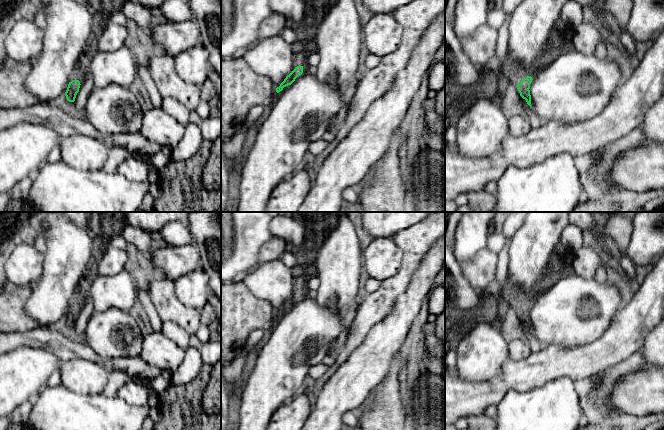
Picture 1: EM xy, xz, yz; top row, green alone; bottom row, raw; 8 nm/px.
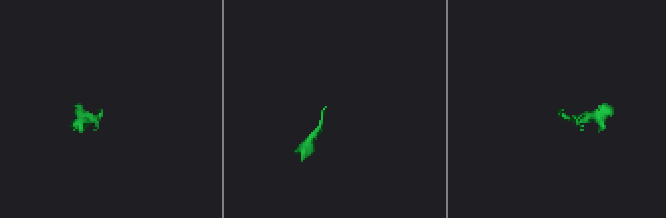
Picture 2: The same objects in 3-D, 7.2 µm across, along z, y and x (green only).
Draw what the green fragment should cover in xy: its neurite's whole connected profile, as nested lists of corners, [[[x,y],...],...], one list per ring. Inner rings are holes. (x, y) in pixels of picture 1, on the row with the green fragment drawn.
[[[93,15],[93,24],[86,44],[78,57],[78,61],[71,72],[68,80],[69,84],[65,92],[66,99],[74,102],[81,84],[84,82],[87,73],[90,70],[92,58],[98,51],[98,41],[102,35],[104,24],[99,22],[98,16]]]

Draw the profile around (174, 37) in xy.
[[[193,17],[183,22],[152,25],[149,32],[153,43],[172,57],[201,44],[200,31]]]

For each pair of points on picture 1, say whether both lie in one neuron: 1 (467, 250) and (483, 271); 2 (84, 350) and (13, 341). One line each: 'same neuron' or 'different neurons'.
1: different neurons
2: same neuron

